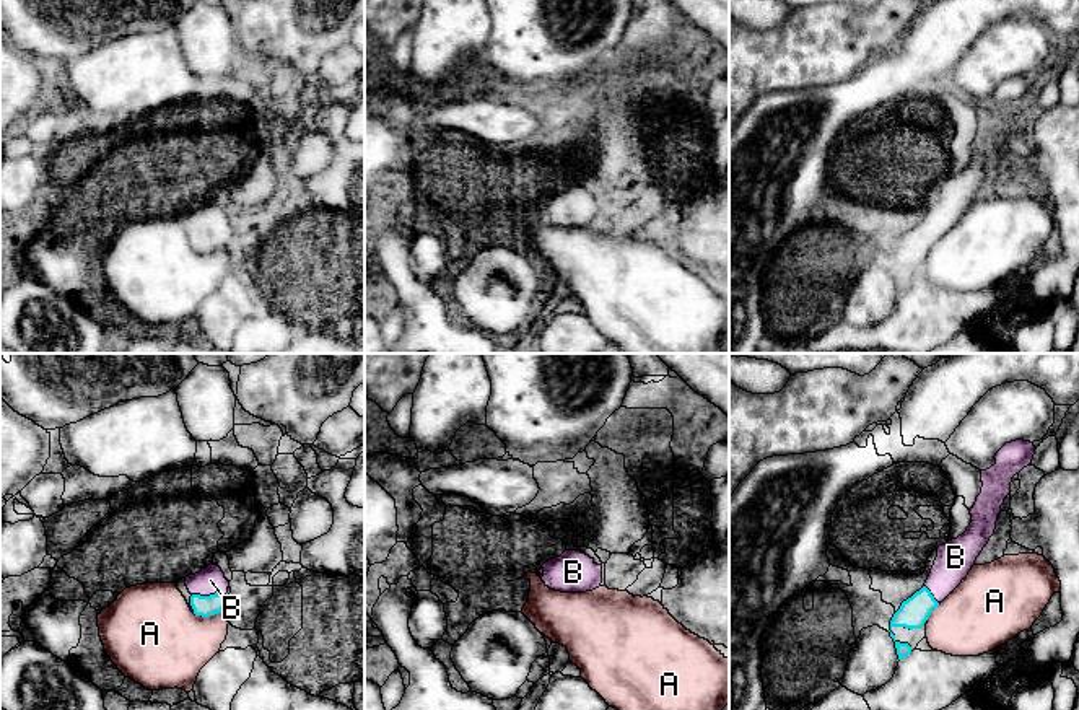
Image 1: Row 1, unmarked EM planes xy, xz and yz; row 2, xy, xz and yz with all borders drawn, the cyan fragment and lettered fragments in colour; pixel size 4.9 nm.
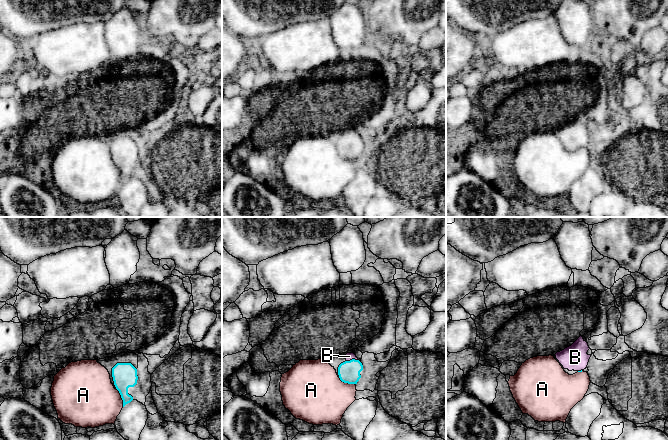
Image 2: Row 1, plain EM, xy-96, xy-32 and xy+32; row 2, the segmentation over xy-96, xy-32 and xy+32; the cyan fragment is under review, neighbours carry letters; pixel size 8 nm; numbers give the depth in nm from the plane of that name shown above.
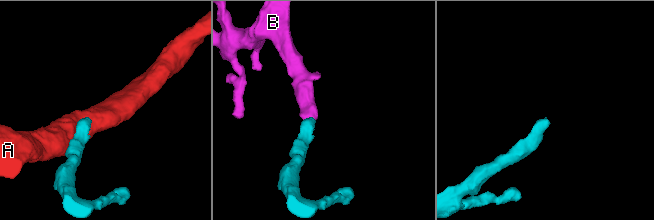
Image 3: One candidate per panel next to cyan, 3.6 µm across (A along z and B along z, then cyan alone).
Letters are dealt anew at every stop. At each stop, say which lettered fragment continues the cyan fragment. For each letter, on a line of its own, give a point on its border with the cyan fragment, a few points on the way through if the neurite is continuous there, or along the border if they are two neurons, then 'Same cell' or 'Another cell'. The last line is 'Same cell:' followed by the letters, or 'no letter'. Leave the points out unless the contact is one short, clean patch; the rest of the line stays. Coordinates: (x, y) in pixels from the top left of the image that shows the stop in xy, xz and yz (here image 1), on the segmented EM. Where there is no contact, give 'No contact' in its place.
A: Touches cyan at xy (207, 616). Another cell
B: Touches cyan at xy (210, 595). Path across: xy (212, 604), (210, 595), (210, 580). Same cell
Same cell: B

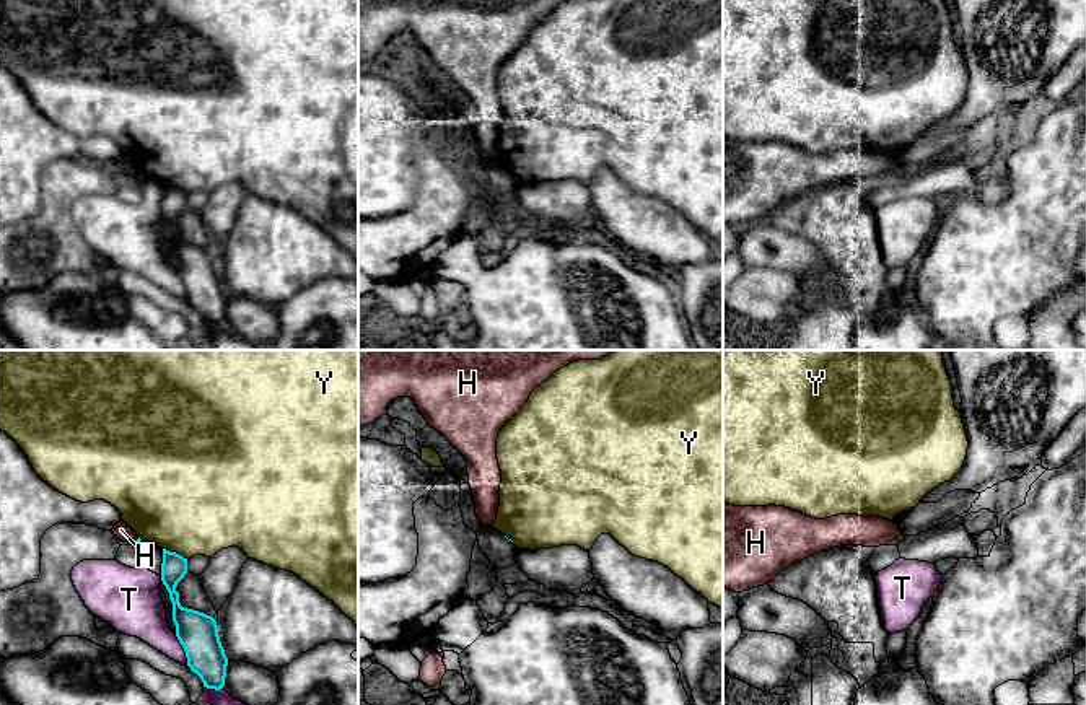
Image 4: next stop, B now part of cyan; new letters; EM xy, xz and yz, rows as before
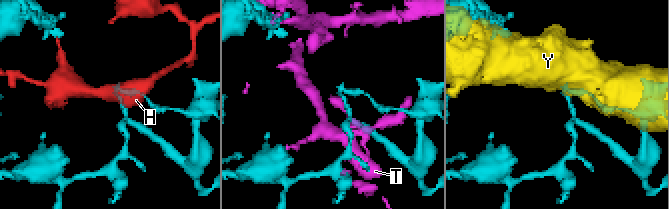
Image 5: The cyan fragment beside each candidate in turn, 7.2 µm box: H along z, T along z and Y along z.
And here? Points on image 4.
H: Touches cyan at xy (135, 541). Boundary: xy (139, 538), (134, 542). Another cell
T: Touches cyan at xy (184, 650). Another cell
Y: Touches cyan at xy (175, 552). Boundary: xy (163, 547), (188, 559). Another cell
Same cell: no letter

